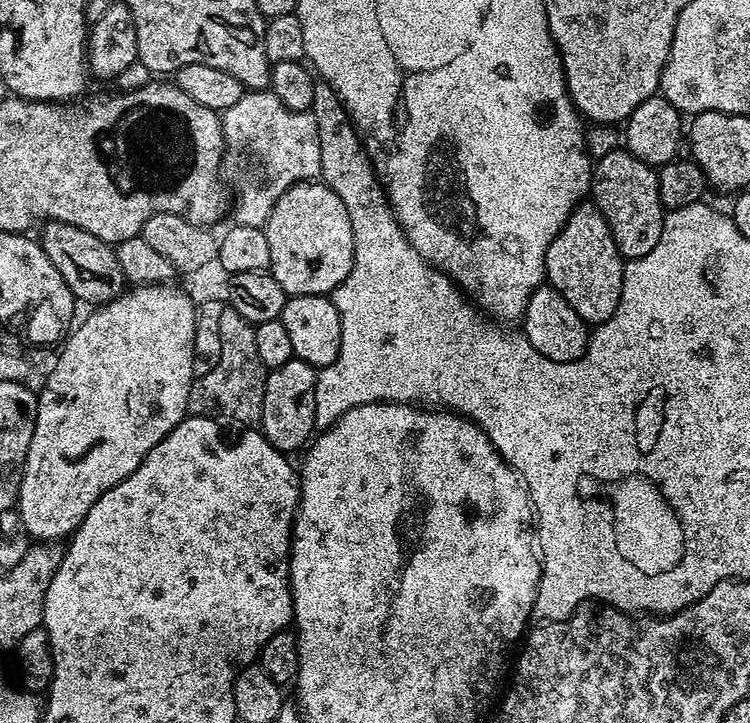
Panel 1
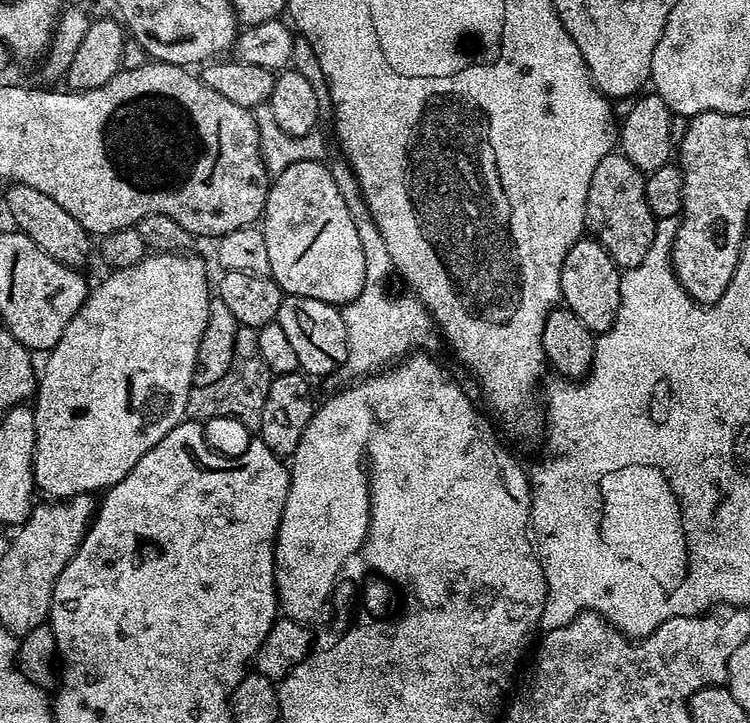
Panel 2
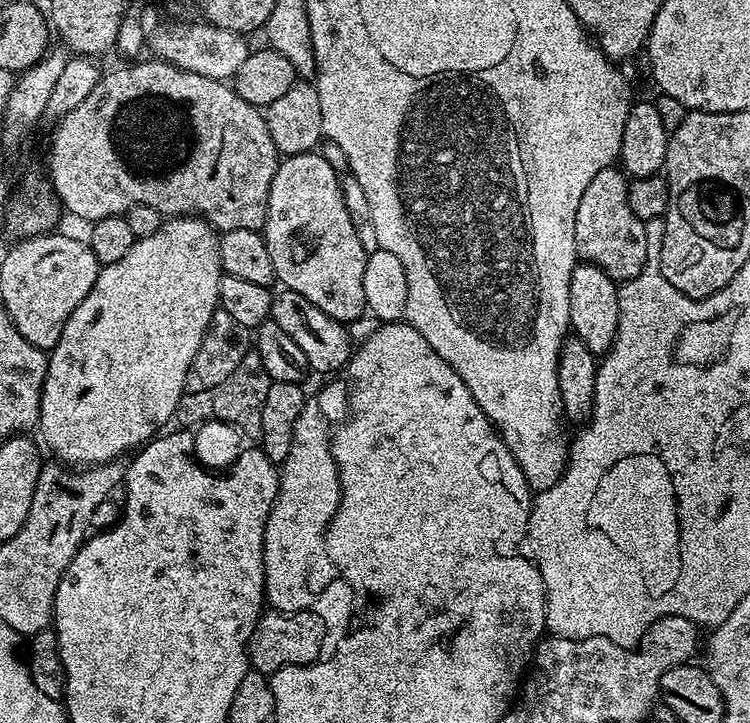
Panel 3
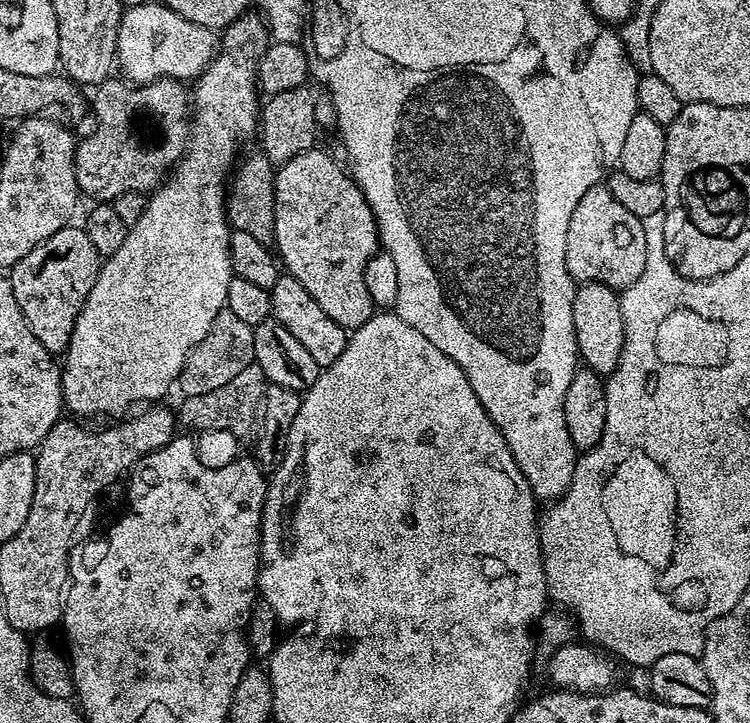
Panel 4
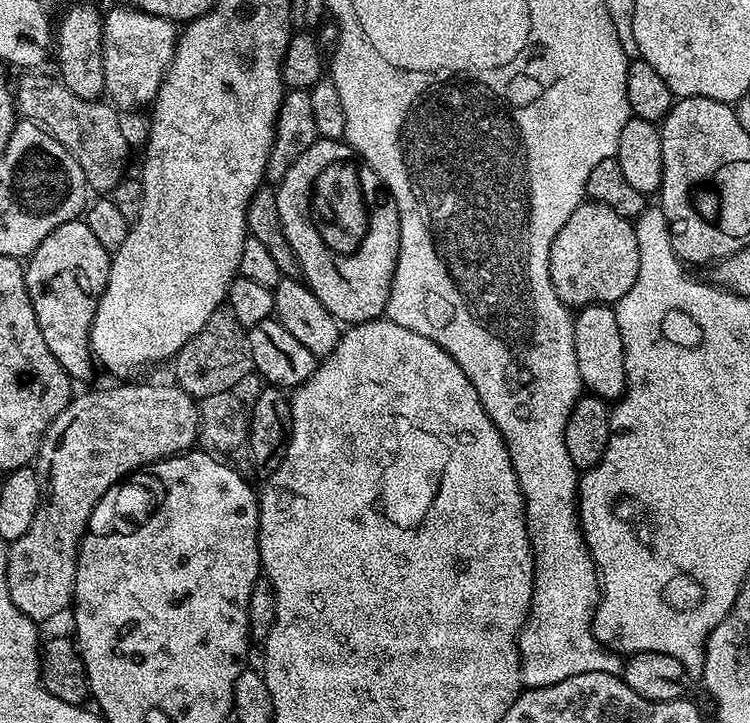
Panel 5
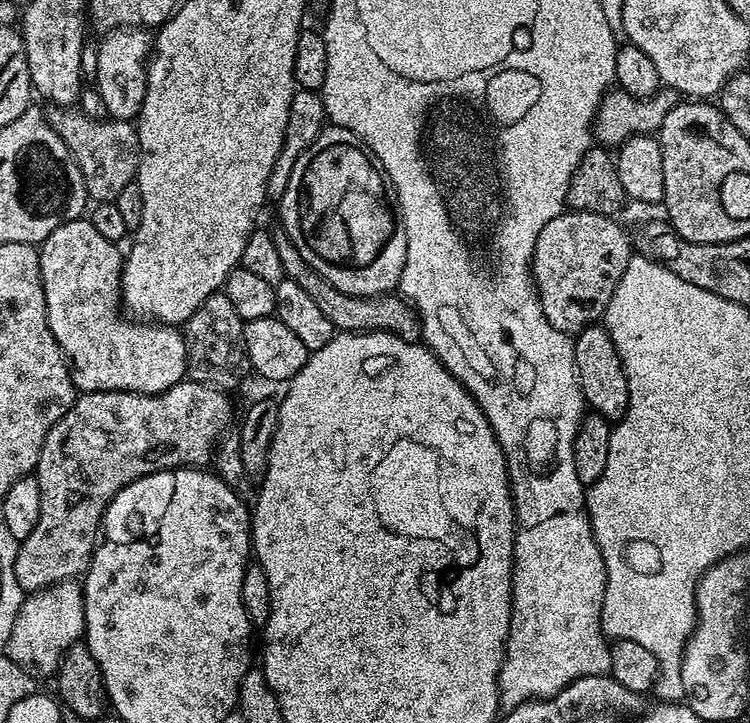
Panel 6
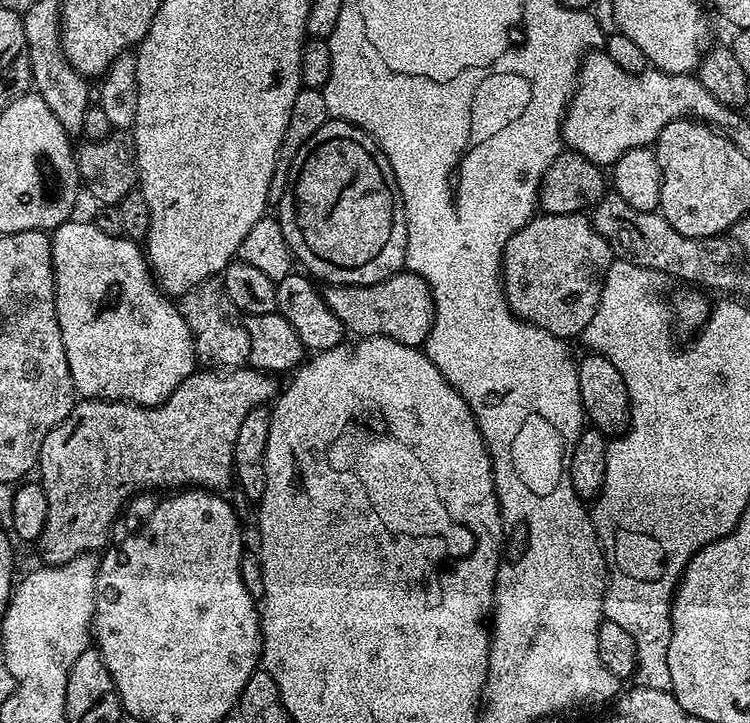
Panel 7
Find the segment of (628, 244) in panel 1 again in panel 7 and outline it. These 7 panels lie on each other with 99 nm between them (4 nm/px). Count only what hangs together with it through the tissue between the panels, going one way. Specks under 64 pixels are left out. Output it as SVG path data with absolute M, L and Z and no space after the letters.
M537 214L528 221L522 230L514 233L504 248L502 279L504 297L508 299L508 307L515 316L528 324L538 326L561 340L571 341L571 336L579 337L590 326L590 318L594 318L594 310L598 310L598 302L602 294L604 280L614 259L614 249L602 234L598 234L587 215L549 216Z

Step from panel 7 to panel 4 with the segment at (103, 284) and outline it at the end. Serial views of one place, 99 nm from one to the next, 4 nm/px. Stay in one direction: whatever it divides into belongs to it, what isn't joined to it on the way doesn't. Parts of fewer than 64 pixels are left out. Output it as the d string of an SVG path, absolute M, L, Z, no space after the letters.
M80 226L58 230L42 242L26 258L12 265L12 290L34 338L53 354L62 354L68 348L84 297L90 294L100 273L102 257L94 250L87 232Z

